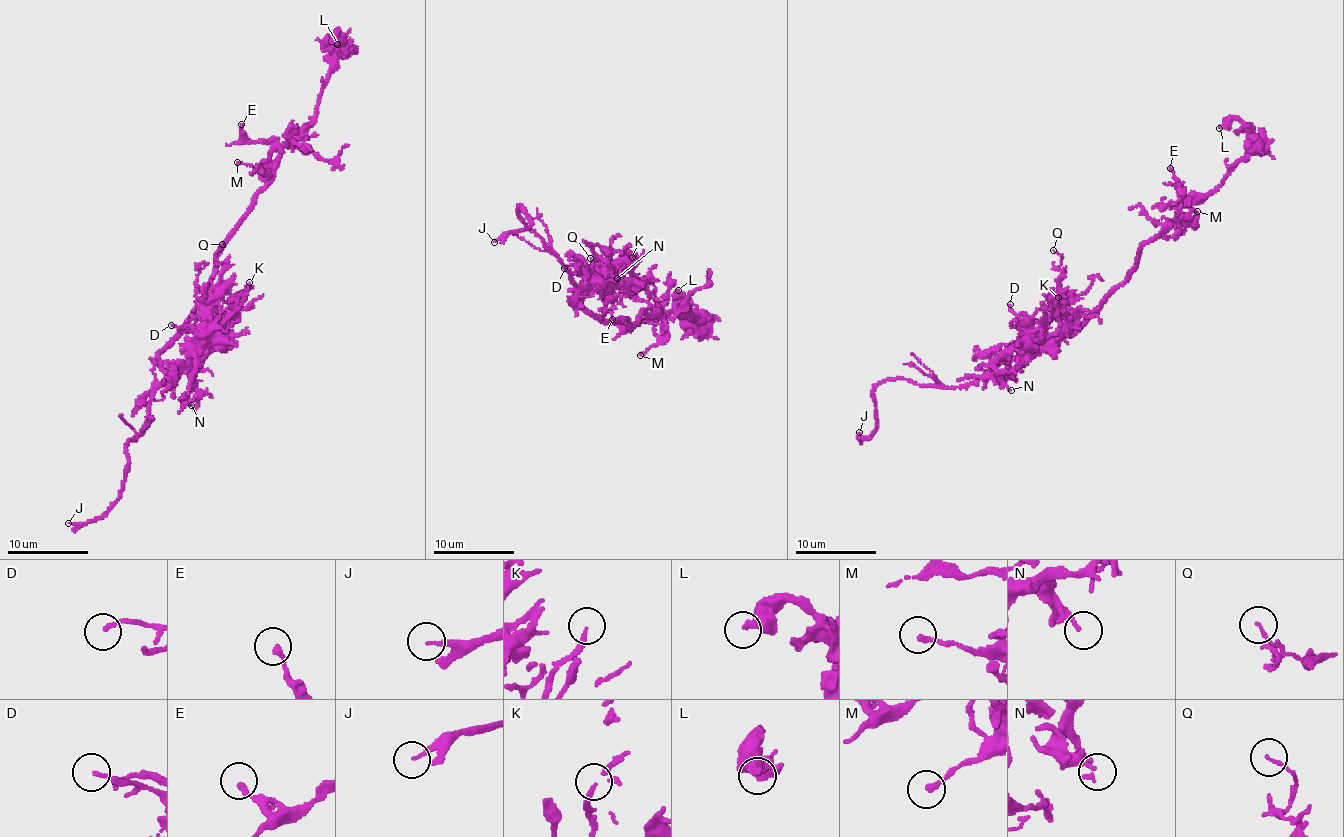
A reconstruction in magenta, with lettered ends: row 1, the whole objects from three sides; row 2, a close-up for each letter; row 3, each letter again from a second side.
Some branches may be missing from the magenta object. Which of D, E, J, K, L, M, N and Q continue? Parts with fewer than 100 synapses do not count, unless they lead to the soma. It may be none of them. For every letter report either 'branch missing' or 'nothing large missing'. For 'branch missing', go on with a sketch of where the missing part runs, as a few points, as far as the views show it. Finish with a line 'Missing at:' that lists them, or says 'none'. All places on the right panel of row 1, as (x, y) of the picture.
D: nothing large missing
E: nothing large missing
J: branch missing
K: nothing large missing
L: nothing large missing
M: nothing large missing
N: nothing large missing
Q: nothing large missing
Missing at: J

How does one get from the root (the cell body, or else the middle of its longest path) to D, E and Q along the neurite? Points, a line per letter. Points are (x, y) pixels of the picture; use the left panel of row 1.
D: (195, 306), (159, 357), (162, 364), (183, 363), (194, 335), (171, 325)
E: (195, 306), (204, 295), (218, 251), (254, 205), (279, 157), (280, 153), (269, 144), (248, 139), (241, 124)
Q: (195, 306), (161, 352), (162, 364), (187, 359), (205, 301), (219, 280), (224, 263), (215, 260), (222, 244)

